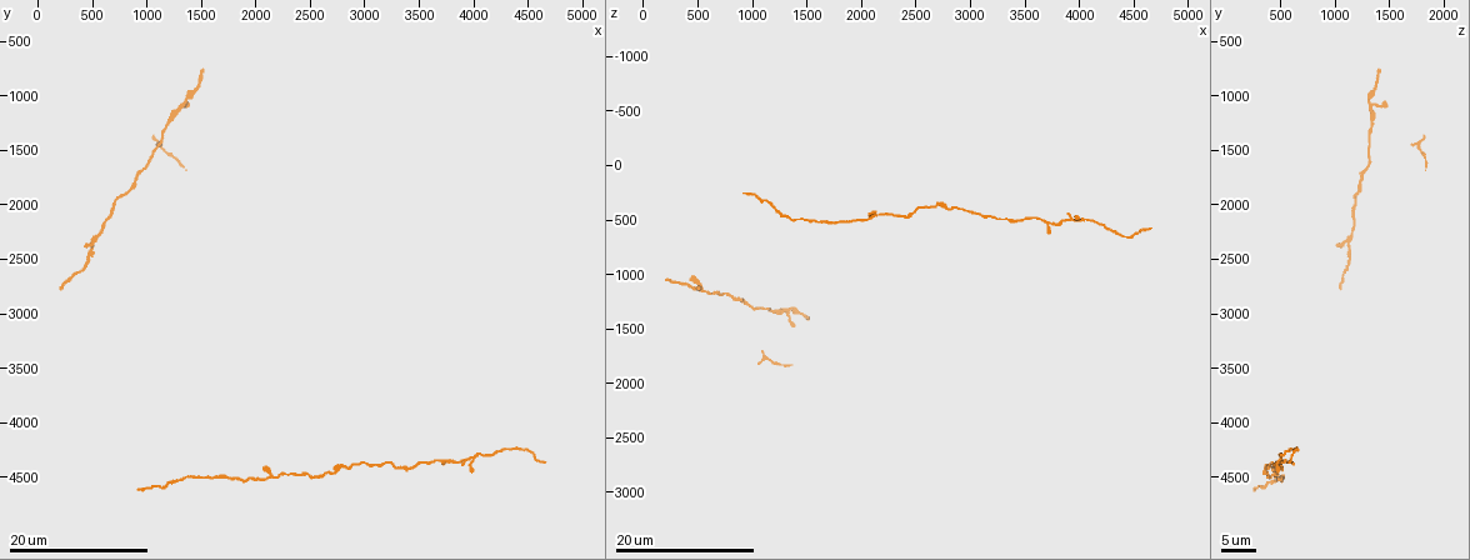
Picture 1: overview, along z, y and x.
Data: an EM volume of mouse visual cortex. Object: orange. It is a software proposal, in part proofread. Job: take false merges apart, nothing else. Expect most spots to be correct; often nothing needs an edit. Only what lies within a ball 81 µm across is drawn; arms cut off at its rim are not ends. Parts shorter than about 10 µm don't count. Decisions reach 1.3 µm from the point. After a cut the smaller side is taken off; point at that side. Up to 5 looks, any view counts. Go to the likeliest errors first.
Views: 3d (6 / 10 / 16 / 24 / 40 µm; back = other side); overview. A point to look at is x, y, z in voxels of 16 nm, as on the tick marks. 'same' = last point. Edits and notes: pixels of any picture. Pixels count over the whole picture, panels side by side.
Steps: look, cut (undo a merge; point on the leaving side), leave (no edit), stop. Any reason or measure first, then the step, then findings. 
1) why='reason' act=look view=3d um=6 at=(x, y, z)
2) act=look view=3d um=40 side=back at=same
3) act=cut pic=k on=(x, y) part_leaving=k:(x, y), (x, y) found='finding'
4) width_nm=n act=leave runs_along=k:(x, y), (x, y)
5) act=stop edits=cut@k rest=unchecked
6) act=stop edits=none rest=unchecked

act=look view=3d um=24 at=(3680, 4360, 520)

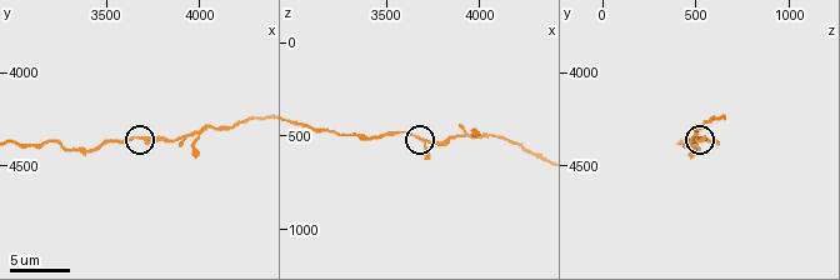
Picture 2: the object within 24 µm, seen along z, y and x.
act=look view=3d um=10 at=(3700, 4360, 540)

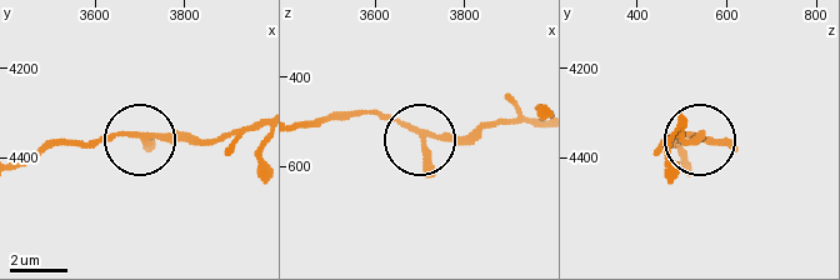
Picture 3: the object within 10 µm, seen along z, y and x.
act=leave runs_along=3:(303, 128), (339, 114), (381, 114), (425, 135), (494, 128) found='all the same neuron'

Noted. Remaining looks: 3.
why='sudden change in width' act=look view=3d um=24 at=(1300, 4500, 480)

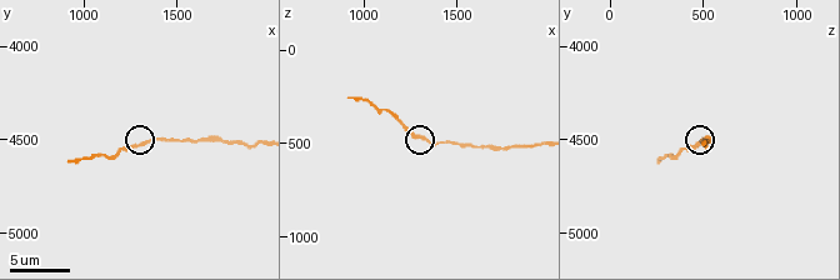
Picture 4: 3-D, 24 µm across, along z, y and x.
why='zoom in' act=look view=3d um=6 at=(1340, 4520, 480)

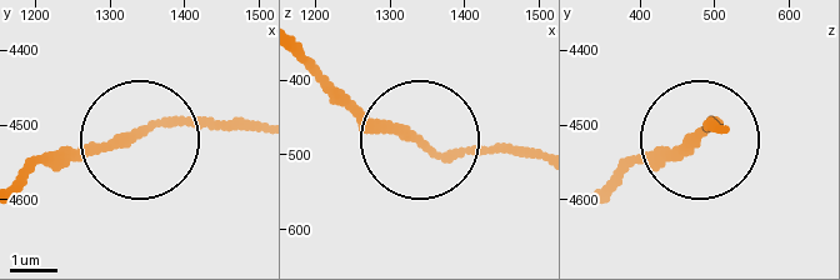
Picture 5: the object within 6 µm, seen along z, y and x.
act=look view=3d um=6 side=back at=(1325, 4515, 470)

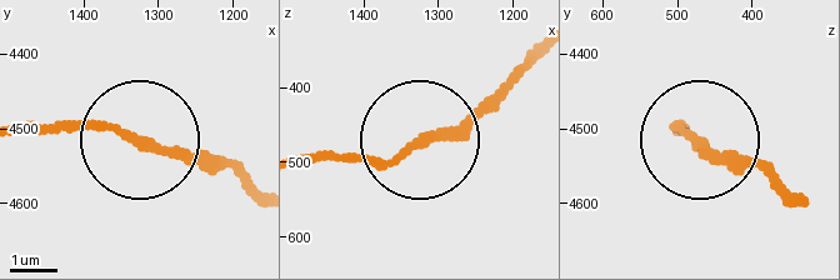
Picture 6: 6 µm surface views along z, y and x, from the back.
act=leave runs_along=6:(256, 191), (221, 164), (101, 124), (30, 124) found='one neuron here'

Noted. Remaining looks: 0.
act=stop edits=none rest=unchecked

